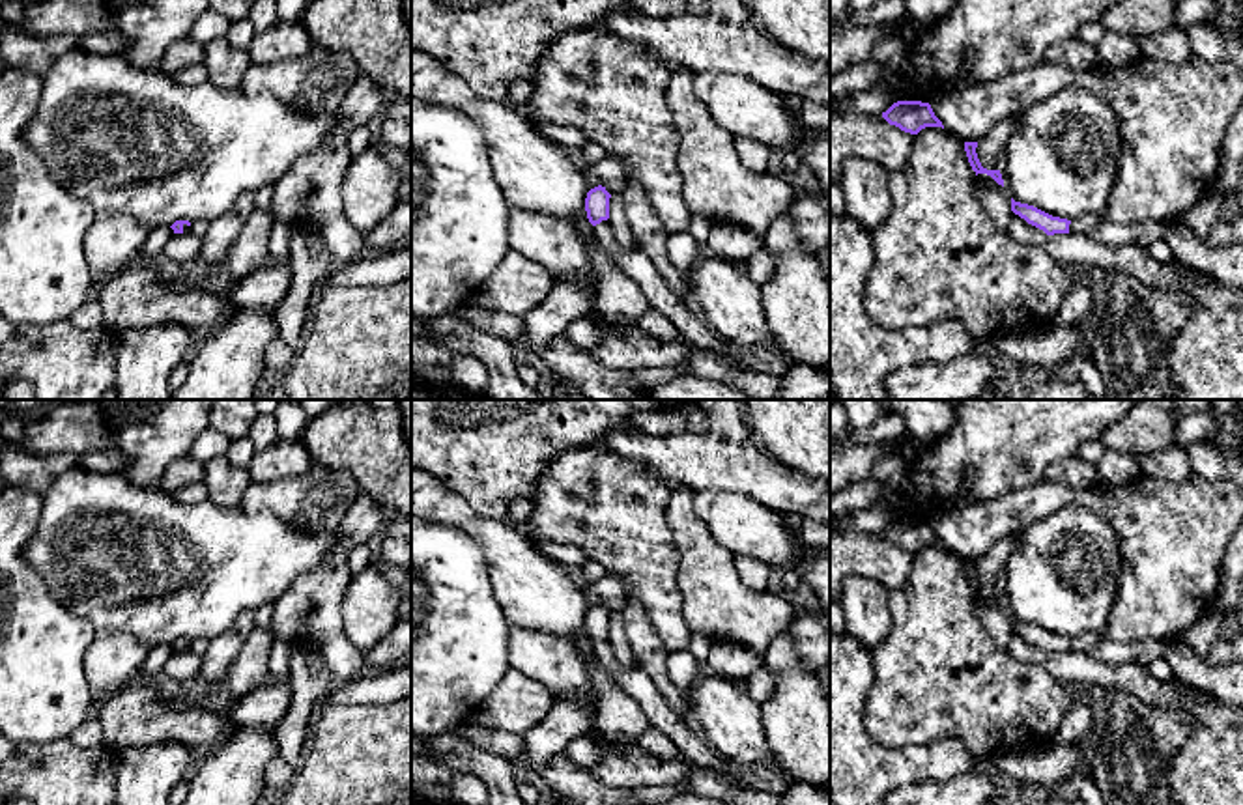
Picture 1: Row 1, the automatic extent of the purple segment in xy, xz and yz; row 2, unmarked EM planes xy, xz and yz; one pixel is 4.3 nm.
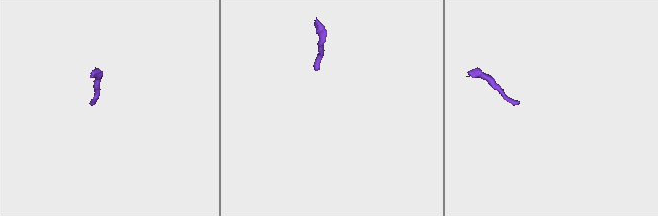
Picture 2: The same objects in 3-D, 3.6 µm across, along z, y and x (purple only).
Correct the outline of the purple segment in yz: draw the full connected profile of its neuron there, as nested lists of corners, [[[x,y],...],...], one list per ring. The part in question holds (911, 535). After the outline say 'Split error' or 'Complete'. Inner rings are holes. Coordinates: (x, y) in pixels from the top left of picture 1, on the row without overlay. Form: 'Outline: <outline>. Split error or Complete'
Outline: [[[897,519],[886,530],[882,530],[882,536],[890,544],[895,544],[910,553],[918,553],[925,545],[944,547],[931,523],[922,519]]]. Complete

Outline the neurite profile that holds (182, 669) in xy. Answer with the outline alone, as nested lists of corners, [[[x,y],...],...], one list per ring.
[[[193,650],[174,652],[163,669],[163,680],[178,689],[194,685],[198,682],[200,659]]]

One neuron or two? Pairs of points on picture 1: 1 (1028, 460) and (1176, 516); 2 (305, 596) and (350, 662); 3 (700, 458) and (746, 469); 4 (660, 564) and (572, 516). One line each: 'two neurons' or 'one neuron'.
1: two neurons
2: one neuron
3: one neuron
4: one neuron

